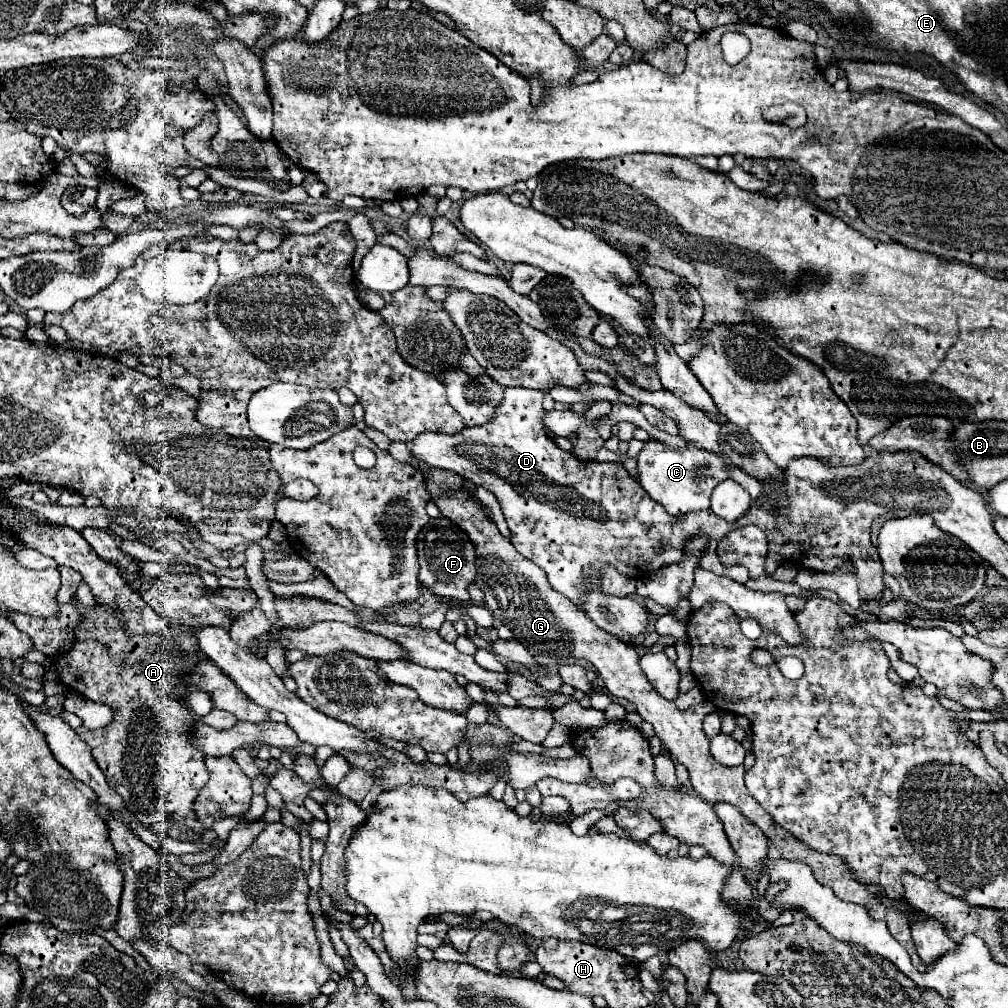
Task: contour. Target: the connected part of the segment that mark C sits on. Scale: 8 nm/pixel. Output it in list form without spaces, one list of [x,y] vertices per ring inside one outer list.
[[[647,441],[643,451],[637,455],[637,463],[639,463],[639,483],[651,495],[651,499],[655,499],[665,507],[669,515],[707,511],[713,489],[727,477],[737,481],[741,487],[745,487],[745,491],[749,491],[751,499],[759,507],[763,507],[763,503],[769,503],[761,483],[755,481],[751,475],[739,471],[737,467],[725,469],[719,457],[707,457],[705,451],[699,451],[697,447],[691,447],[691,445],[681,451],[681,449],[671,449],[659,441]]]

